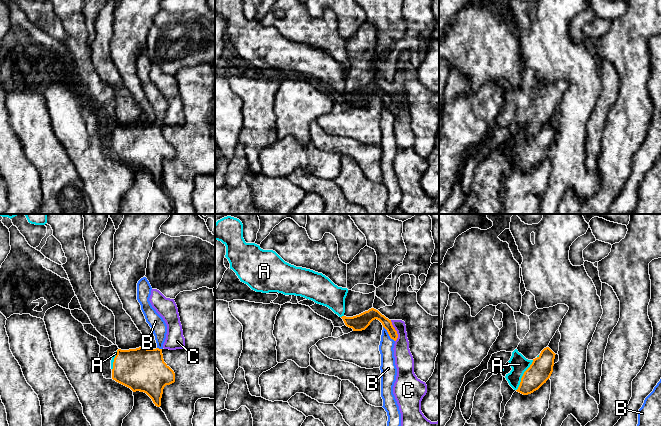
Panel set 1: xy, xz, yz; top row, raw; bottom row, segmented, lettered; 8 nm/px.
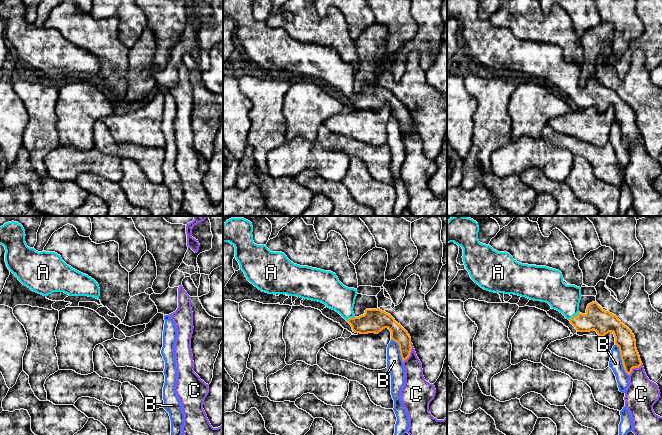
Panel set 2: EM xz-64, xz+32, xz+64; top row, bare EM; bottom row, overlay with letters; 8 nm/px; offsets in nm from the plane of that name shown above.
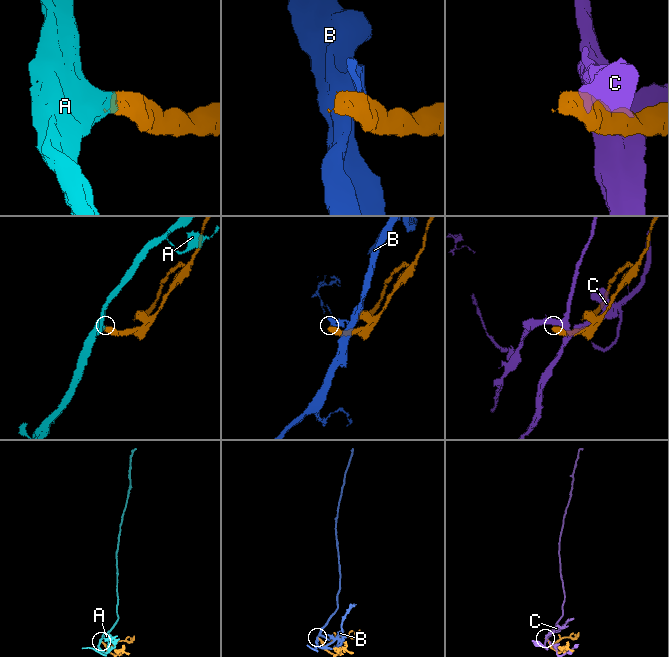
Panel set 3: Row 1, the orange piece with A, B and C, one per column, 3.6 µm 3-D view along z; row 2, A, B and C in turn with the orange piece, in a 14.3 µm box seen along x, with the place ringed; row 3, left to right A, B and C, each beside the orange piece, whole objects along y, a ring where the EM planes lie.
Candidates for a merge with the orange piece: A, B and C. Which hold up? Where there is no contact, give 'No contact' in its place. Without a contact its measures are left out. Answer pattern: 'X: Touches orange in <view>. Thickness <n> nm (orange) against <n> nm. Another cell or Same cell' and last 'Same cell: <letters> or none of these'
A: Touches orange in yz. Thickness 180 nm (orange) against 140 nm. Same cell
B: Touches orange in xz. Thickness 130 nm (orange) against 120 nm. Another cell
C: Touches orange in xz. Thickness 90 nm (orange) against 150 nm. Another cell
Same cell: A

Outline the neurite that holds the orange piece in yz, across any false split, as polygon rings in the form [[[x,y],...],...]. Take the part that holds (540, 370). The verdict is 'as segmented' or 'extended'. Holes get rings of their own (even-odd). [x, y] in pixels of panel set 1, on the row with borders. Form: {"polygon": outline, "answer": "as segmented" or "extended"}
{"polygon": [[[546,347],[535,359],[528,360],[515,349],[508,361],[512,370],[505,378],[517,392],[523,395],[531,394],[550,378],[555,355],[549,347]]], "answer": "extended"}

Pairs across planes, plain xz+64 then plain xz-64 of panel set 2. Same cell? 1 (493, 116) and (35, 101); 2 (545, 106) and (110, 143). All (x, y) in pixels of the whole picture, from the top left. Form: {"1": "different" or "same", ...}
{"1": "same", "2": "different"}

